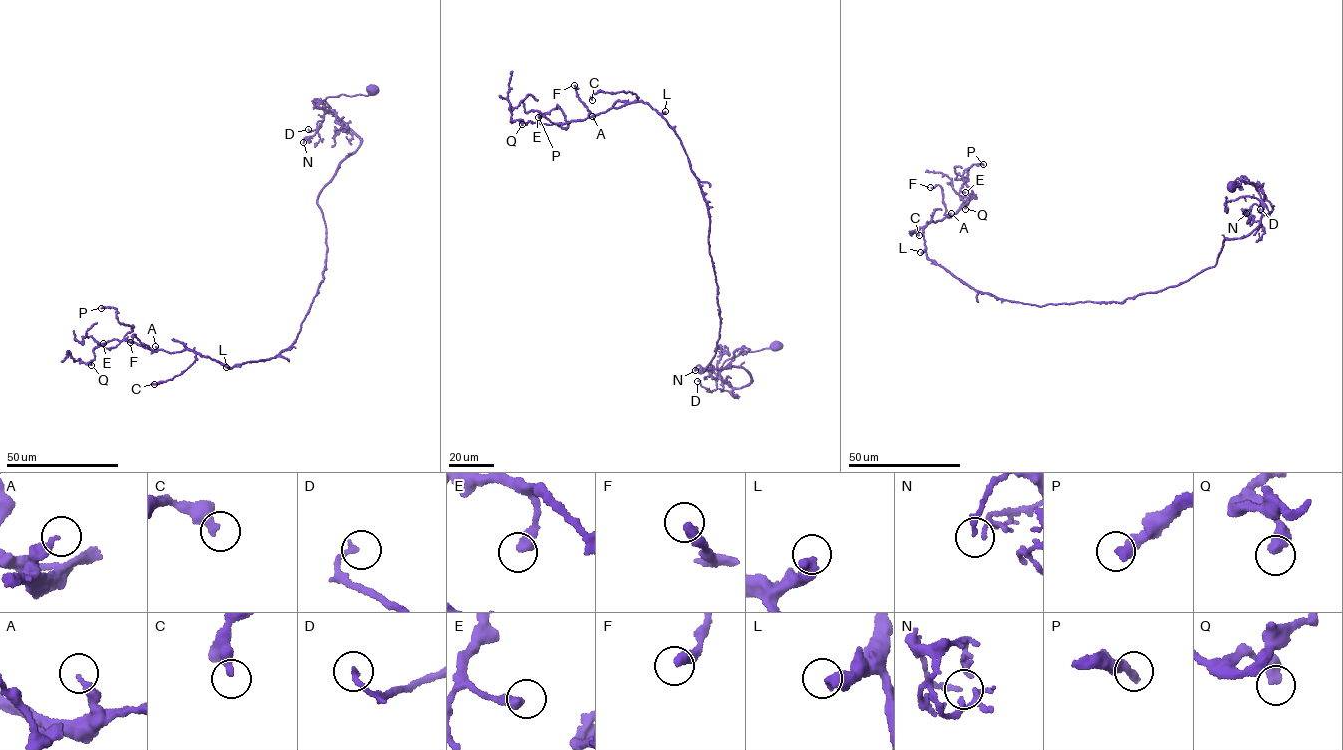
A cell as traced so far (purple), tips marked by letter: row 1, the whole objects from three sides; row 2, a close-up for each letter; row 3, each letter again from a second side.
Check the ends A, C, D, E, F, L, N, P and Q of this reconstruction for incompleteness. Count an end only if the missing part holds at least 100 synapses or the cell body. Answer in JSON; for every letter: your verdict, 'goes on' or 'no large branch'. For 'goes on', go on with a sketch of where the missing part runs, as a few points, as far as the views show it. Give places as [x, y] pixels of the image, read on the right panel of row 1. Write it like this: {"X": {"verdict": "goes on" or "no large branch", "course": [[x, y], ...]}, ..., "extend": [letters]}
{"A": {"verdict": "no large branch"}, "C": {"verdict": "no large branch"}, "D": {"verdict": "no large branch"}, "E": {"verdict": "no large branch"}, "F": {"verdict": "no large branch"}, "L": {"verdict": "no large branch"}, "N": {"verdict": "no large branch"}, "P": {"verdict": "no large branch"}, "Q": {"verdict": "no large branch"}, "extend": []}

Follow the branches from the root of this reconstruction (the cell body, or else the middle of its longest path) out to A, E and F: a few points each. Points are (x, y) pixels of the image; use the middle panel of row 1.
A: (776, 346), (723, 364), (742, 387), (704, 371), (699, 181), (648, 104), (592, 116)
E: (776, 346), (723, 364), (742, 387), (704, 371), (709, 213), (664, 118), (538, 117)
F: (776, 346), (723, 364), (742, 387), (704, 371), (721, 320), (681, 140), (640, 101), (588, 116), (574, 85)

